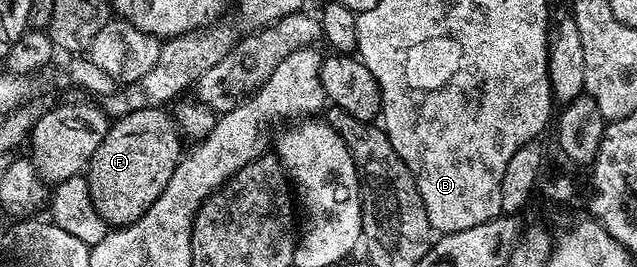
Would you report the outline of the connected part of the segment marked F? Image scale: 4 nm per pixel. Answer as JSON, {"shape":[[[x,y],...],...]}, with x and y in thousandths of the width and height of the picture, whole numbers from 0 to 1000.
{"shape":[[[226,401],[176,449],[168,513],[149,558],[137,629],[143,753],[173,854],[210,835],[243,768],[284,599],[284,536],[287,509],[276,446],[251,401]]]}

